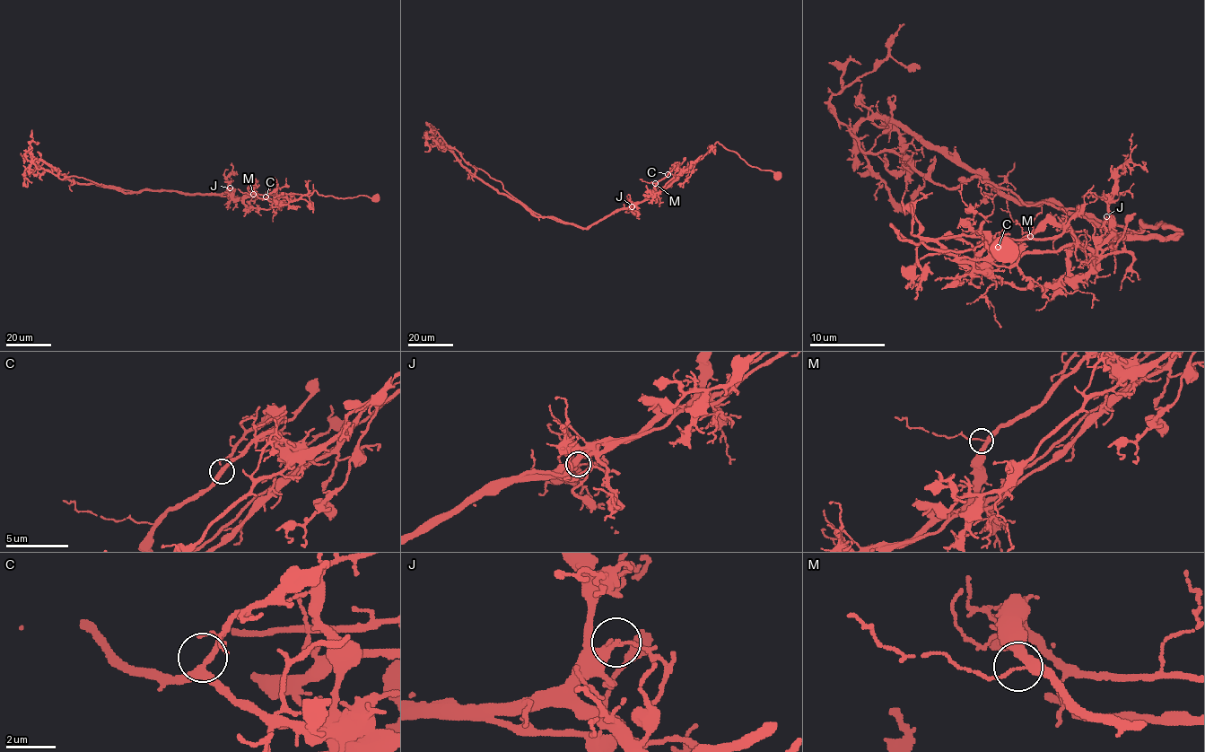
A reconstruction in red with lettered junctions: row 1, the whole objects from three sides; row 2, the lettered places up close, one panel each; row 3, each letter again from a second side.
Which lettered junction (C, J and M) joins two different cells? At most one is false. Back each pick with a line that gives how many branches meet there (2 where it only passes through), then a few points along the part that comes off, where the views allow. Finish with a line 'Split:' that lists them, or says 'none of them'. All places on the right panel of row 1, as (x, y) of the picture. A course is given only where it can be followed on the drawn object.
J: Branches: 2. Course of the part to remove: (1106, 217), (1116, 236), (1178, 234), (1017, 202), (884, 118), (855, 129), (904, 212), (923, 178)
Split: J

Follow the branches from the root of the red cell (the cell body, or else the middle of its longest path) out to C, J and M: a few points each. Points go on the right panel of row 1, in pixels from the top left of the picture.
C: (1006, 255), (985, 241), (936, 251), (903, 240), (891, 224), (913, 243), (936, 241), (977, 272), (998, 247)
J: (1006, 255), (985, 241), (936, 251), (891, 224), (913, 243), (1049, 240), (1068, 229), (1092, 253), (1106, 217)
M: (1006, 255), (985, 241), (936, 251), (903, 240), (891, 224), (913, 243), (936, 241), (977, 272), (1030, 236)

